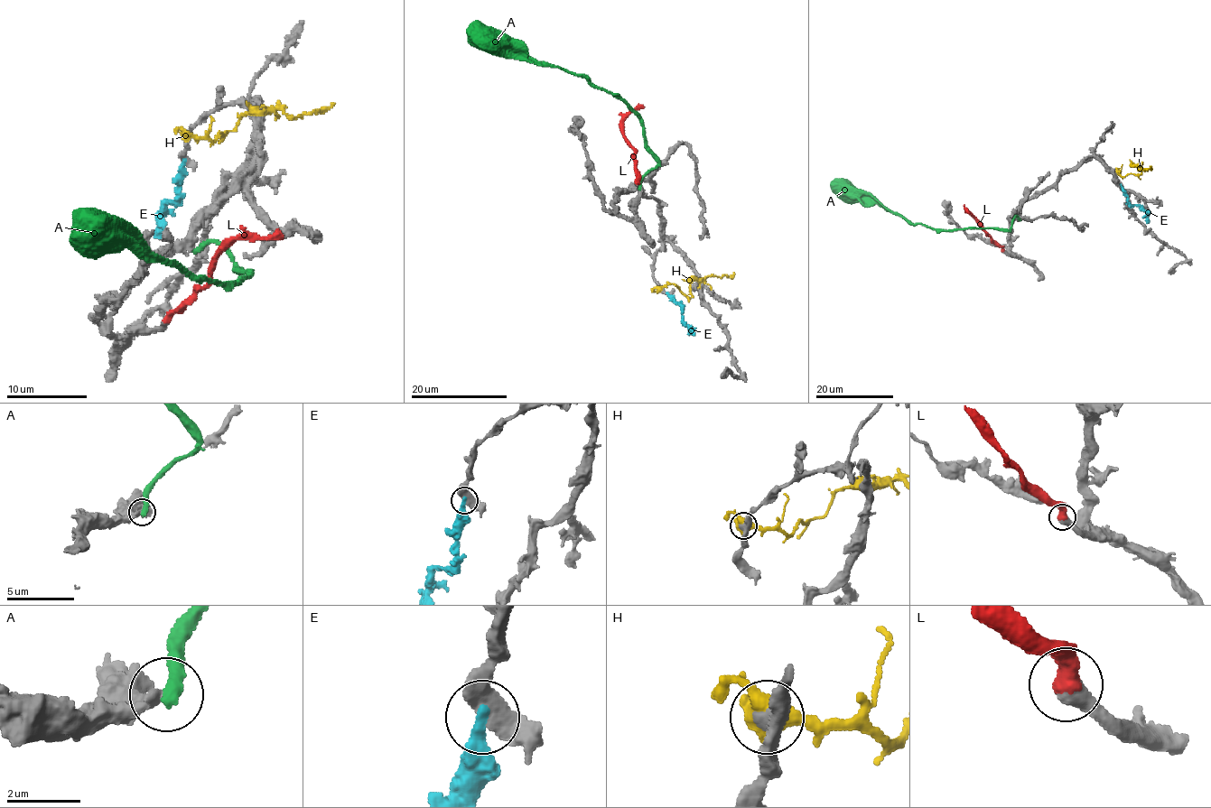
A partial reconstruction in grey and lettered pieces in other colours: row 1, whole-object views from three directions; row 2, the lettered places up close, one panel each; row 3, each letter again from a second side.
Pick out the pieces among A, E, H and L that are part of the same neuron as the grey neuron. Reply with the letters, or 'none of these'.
L

